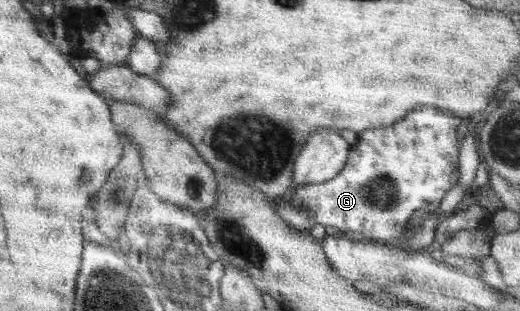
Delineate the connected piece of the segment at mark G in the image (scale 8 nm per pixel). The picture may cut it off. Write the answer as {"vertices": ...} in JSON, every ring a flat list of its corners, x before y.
{"vertices":[[423,105,418,109,413,109,411,113,399,119,399,121,391,123,391,126,364,130,358,133,359,138,357,138,357,142,351,145,347,162,341,169,341,172,325,182,297,185,294,200,311,213,314,222,324,226,330,225,337,229,337,233,344,234,345,231,359,232,364,235,364,241,373,240,374,242,389,242,392,238,399,238,403,234,403,226,409,221,414,212,419,209,425,209,429,214,438,212,447,191,455,188,455,185,459,185,459,149,461,148,461,139,457,133,457,128,464,121,464,118,455,116,453,113,441,112,435,106]]}

